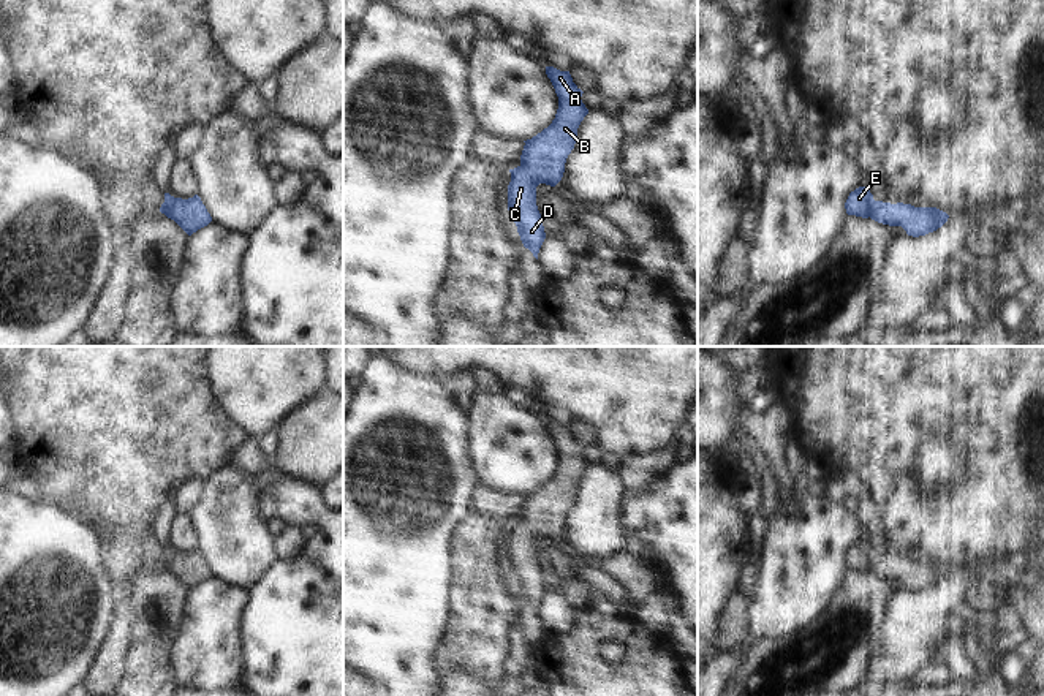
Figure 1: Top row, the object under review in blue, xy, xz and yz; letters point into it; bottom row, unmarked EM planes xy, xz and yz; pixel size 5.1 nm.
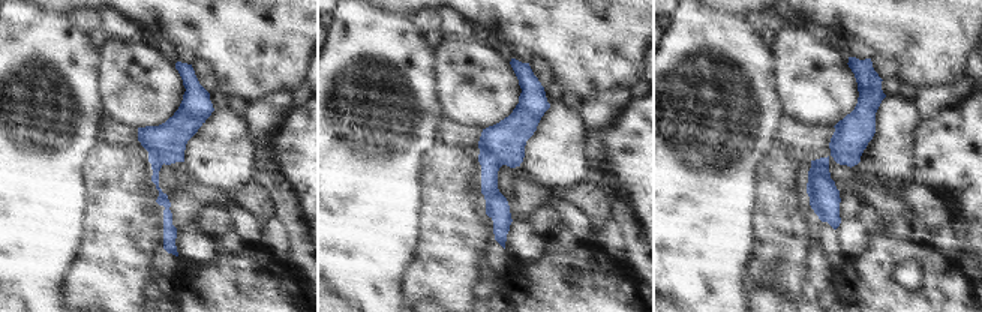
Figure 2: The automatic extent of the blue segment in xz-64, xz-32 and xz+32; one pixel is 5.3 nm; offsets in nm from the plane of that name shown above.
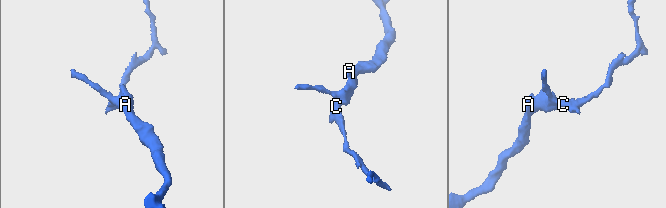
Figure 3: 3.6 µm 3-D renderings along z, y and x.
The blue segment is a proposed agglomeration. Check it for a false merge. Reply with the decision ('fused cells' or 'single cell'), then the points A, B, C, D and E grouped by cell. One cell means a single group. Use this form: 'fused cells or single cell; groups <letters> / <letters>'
single cell; groups A B C D E

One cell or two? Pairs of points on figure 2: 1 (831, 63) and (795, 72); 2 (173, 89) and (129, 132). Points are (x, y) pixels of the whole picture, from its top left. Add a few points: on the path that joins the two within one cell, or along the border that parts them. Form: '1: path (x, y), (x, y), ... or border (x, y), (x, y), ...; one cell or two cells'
1: path (822, 69), (819, 72), (804, 72); one cell
2: border (110, 119), (137, 129); two cells

